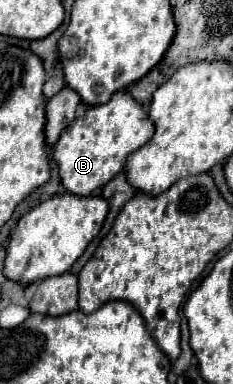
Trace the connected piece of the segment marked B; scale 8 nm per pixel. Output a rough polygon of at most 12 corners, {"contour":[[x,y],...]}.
{"contour":[[125,90],[89,106],[53,146],[61,184],[93,194],[155,124]]}

